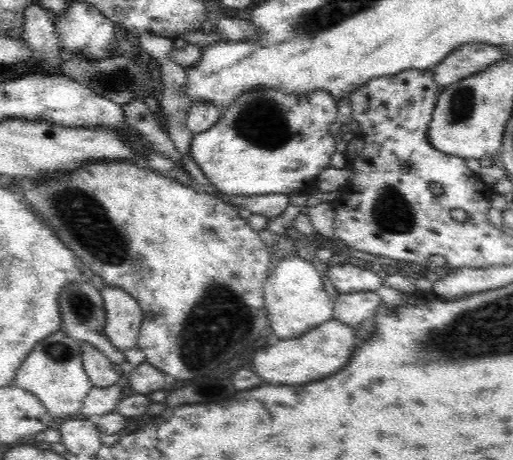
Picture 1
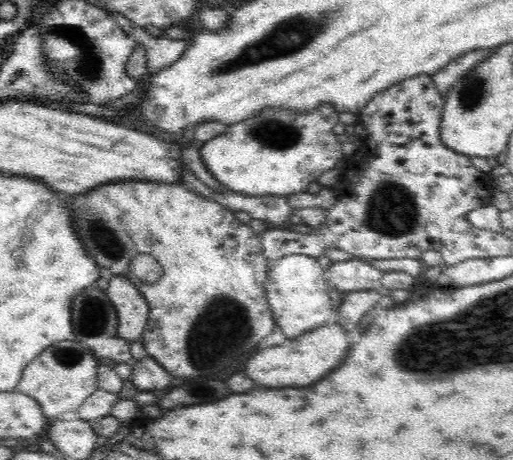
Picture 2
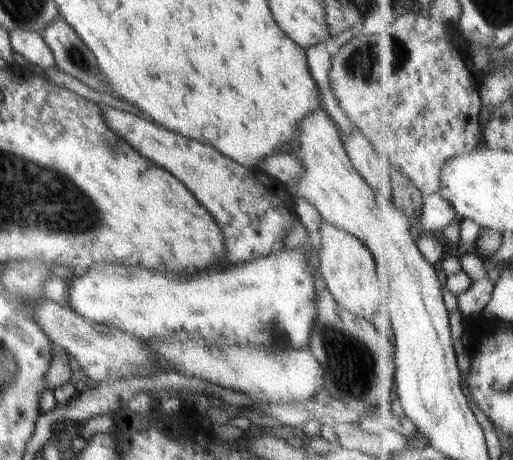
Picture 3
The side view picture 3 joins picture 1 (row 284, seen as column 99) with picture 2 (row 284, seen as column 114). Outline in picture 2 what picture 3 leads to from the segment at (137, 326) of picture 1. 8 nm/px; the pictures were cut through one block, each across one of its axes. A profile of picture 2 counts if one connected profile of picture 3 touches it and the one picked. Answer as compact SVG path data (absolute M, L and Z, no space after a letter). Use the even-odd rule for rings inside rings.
M113 276L108 283L105 291L118 313L118 335L129 342L138 340L148 324L148 301L141 289L124 276Z

